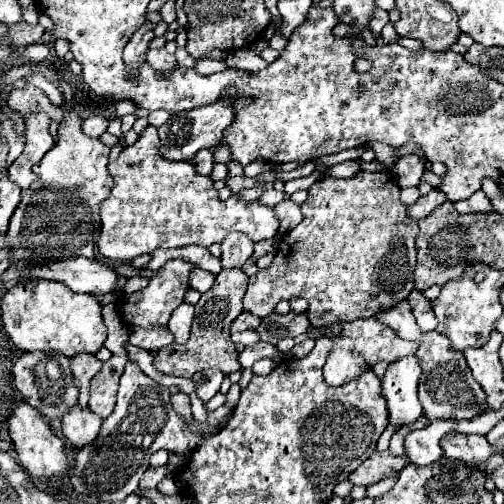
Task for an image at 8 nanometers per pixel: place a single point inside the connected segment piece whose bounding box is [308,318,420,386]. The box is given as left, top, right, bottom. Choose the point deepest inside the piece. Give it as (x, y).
(359, 344)

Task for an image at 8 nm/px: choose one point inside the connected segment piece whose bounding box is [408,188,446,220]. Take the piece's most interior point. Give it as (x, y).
(424, 205)

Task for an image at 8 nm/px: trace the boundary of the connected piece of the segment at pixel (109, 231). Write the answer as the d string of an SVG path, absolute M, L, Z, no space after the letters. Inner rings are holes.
M146 126L136 144L124 146L120 156L110 162L110 174L114 176L114 188L106 202L100 204L102 232L98 240L98 250L110 260L132 260L140 254L150 254L156 248L176 248L186 244L196 244L209 248L214 243L221 244L229 231L242 231L250 236L252 242L270 240L278 234L278 218L272 208L262 206L258 202L240 202L234 196L226 202L220 202L218 192L208 176L202 176L194 170L194 166L186 160L176 162L168 160L160 154L160 138L154 126Z

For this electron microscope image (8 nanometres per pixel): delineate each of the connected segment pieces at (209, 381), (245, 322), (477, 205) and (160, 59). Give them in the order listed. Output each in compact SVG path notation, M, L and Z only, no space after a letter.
M208 368L208 370L202 370L202 372L196 372L192 376L194 380L194 386L196 386L196 396L202 400L202 402L208 402L218 390L220 390L220 384L222 384L222 372L216 370L216 368Z
M242 312L230 326L230 332L244 332L244 330L256 330L260 324L258 316L250 316L250 312Z
M478 190L470 198L454 202L454 208L458 212L490 212L492 210L492 204L490 204L488 196L482 190Z
M164 48L162 50L148 50L148 64L152 68L156 68L158 74L166 76L166 74L172 74L172 70L176 68L176 58L174 58L174 54L168 54Z

